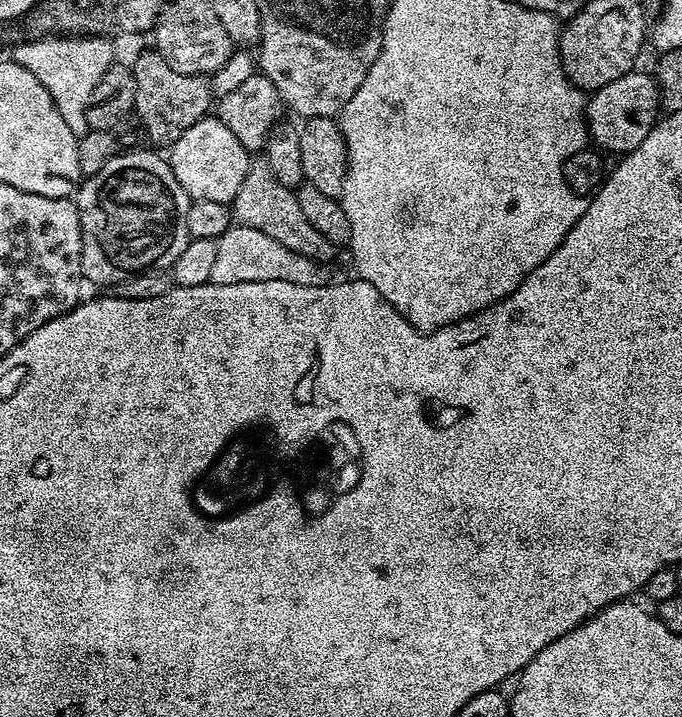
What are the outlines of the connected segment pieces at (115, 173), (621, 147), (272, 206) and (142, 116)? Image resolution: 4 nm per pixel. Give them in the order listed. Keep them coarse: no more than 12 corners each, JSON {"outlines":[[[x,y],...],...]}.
{"outlines":[[[163,155],[74,193],[89,285],[171,269],[190,201]],[[622,74],[586,100],[591,143],[634,150],[662,112],[655,75]],[[267,160],[249,163],[230,205],[235,223],[294,254],[328,262],[295,191]],[[155,50],[130,67],[143,135],[170,146],[213,111],[209,77]]]}

